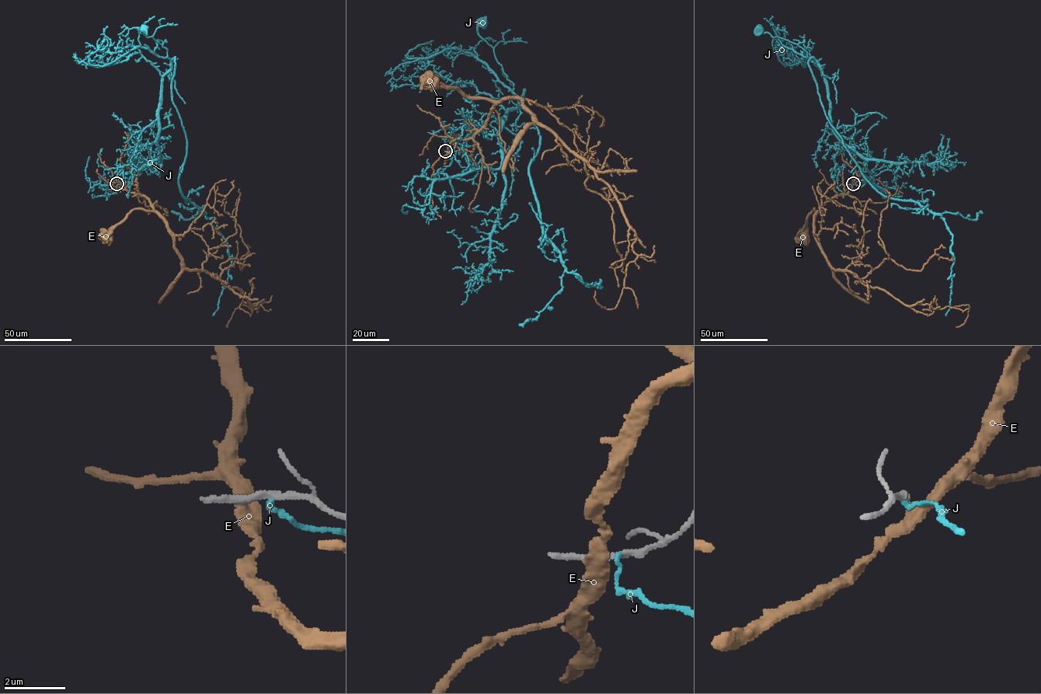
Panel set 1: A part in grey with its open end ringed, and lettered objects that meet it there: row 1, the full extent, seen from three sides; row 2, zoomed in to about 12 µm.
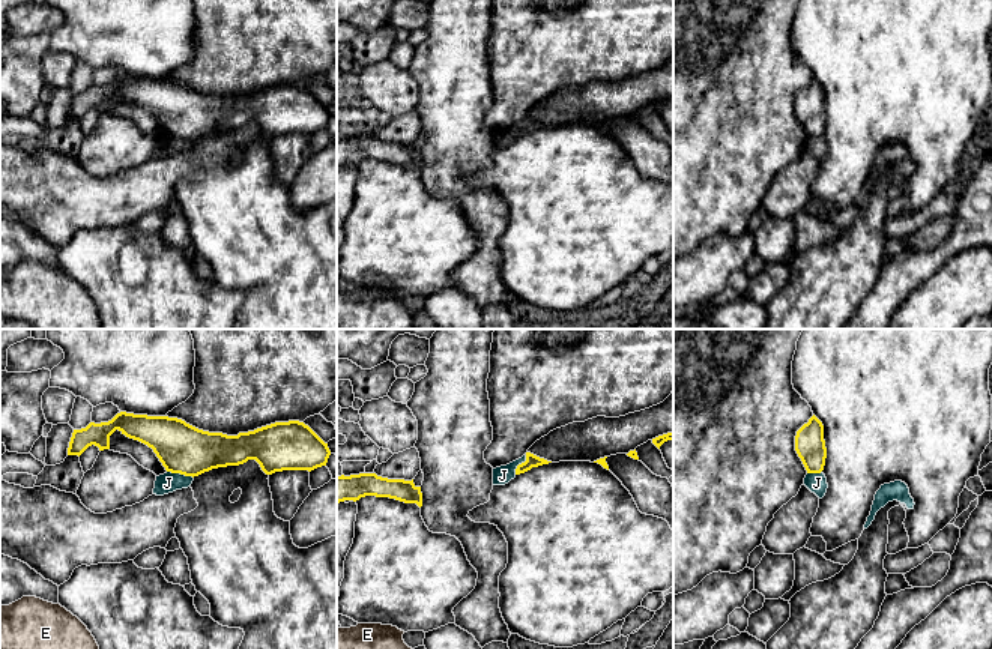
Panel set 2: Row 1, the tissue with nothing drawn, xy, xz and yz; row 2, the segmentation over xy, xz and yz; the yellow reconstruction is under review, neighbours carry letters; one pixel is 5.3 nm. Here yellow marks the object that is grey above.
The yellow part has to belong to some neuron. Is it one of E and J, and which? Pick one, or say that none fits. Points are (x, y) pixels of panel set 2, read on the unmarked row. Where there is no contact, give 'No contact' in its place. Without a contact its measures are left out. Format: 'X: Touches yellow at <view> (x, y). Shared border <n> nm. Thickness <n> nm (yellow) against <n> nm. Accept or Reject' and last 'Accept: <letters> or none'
E: No contact. Reject
J: Touches yellow at xy (181, 137). Shared border 150 nm. Thickness 260 nm (yellow) against 110 nm. Reject
Accept: none

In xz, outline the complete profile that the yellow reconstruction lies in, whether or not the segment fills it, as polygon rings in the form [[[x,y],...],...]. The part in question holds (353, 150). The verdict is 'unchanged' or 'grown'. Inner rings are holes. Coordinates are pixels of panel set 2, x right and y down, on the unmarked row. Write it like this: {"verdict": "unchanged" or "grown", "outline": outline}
{"verdict": "unchanged", "outline": [[[359,137],[337,140],[337,167],[344,164],[359,164],[365,159],[389,161],[404,167],[422,170],[421,150],[412,144],[388,143],[376,137]]]}

